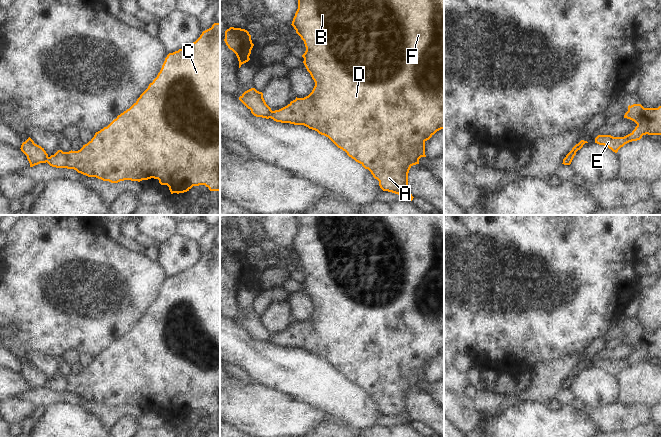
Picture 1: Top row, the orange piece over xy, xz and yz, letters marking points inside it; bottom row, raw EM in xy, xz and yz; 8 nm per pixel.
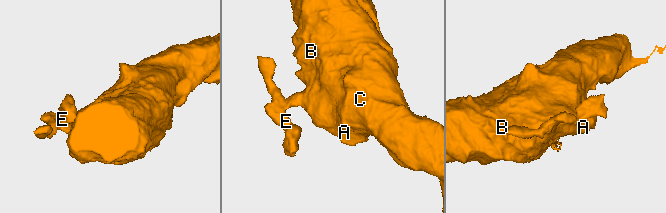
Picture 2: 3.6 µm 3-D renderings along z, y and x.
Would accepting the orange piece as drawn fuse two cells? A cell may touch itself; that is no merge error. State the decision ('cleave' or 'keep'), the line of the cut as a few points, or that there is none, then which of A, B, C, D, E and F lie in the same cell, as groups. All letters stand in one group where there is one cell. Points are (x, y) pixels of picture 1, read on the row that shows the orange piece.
cleave | xz (272, 111), (270, 117) | A B C D F / E

